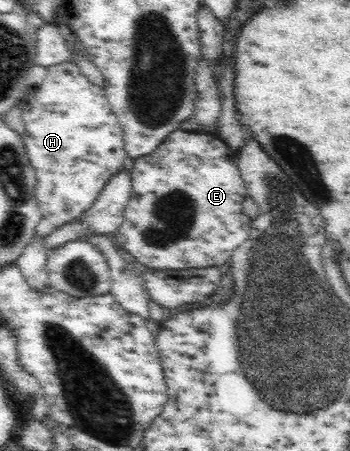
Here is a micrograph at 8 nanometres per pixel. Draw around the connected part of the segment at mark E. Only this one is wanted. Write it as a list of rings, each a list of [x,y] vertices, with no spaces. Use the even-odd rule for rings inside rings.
[[[176,130],[173,131],[159,145],[158,150],[149,153],[149,155],[141,155],[137,159],[130,159],[129,162],[135,162],[133,171],[130,171],[131,183],[133,183],[133,191],[131,197],[124,210],[124,221],[120,224],[119,231],[115,231],[114,241],[121,243],[129,253],[131,258],[139,261],[143,265],[152,269],[187,269],[187,267],[224,267],[231,257],[231,251],[235,251],[235,247],[239,247],[239,243],[247,239],[247,235],[251,233],[251,219],[245,215],[243,211],[243,202],[247,197],[247,188],[243,186],[243,178],[240,169],[235,165],[237,153],[232,151],[227,143],[216,134],[205,132],[188,132]]]

